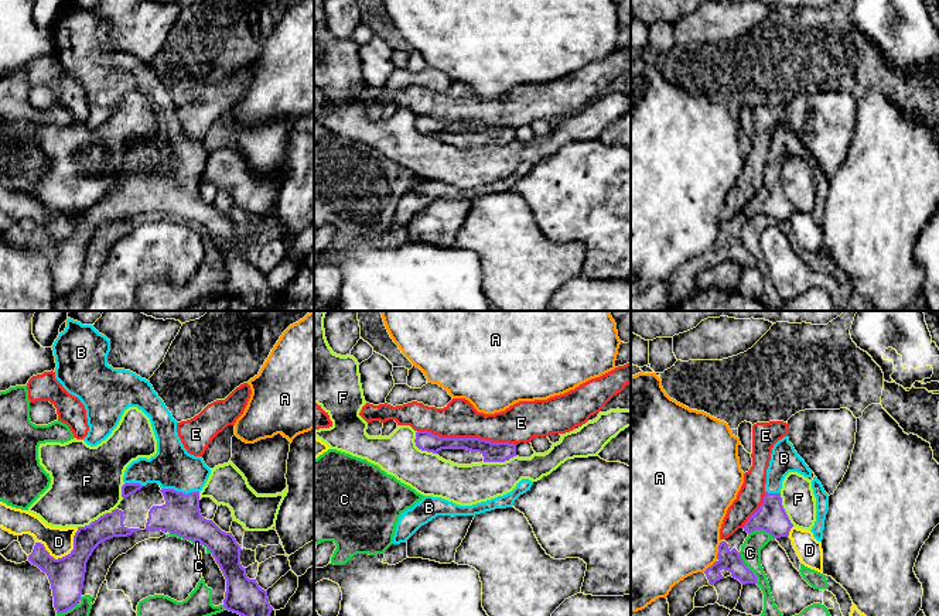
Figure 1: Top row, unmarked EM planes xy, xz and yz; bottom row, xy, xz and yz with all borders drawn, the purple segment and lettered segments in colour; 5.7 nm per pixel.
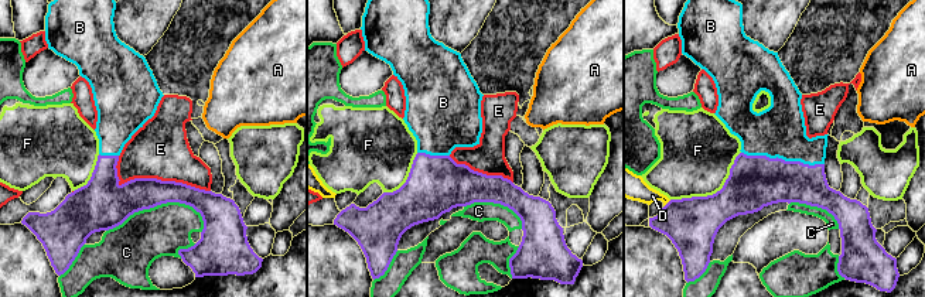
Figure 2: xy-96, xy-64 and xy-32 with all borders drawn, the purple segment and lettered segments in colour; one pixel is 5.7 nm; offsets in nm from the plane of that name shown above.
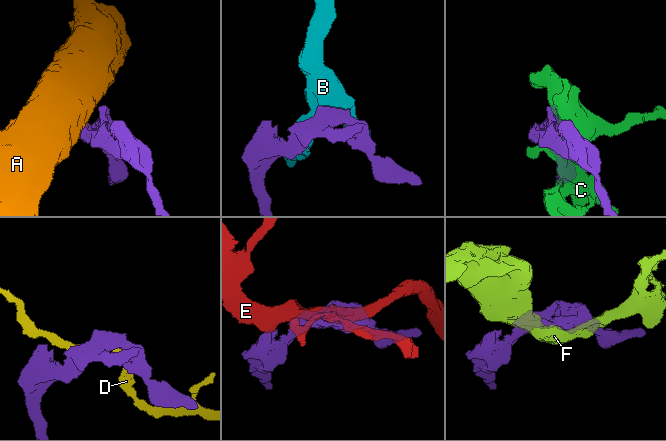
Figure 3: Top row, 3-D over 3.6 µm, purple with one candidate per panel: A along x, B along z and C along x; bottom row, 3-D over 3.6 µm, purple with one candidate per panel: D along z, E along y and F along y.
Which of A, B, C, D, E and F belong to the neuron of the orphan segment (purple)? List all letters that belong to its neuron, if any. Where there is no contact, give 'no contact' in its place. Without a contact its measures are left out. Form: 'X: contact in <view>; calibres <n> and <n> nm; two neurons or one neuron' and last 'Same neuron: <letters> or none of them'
A: contact in yz; calibres 120 and 460 nm; two neurons
B: contact in xy; calibres 220 and 240 nm; one neuron
C: contact in yz; calibres 120 and 120 nm; two neurons
D: contact in xy; calibres 200 and 160 nm; two neurons
E: contact in xz; calibres 110 and 200 nm; two neurons
F: contact in xy; calibres 150 and 400 nm; two neurons
Same neuron: B

